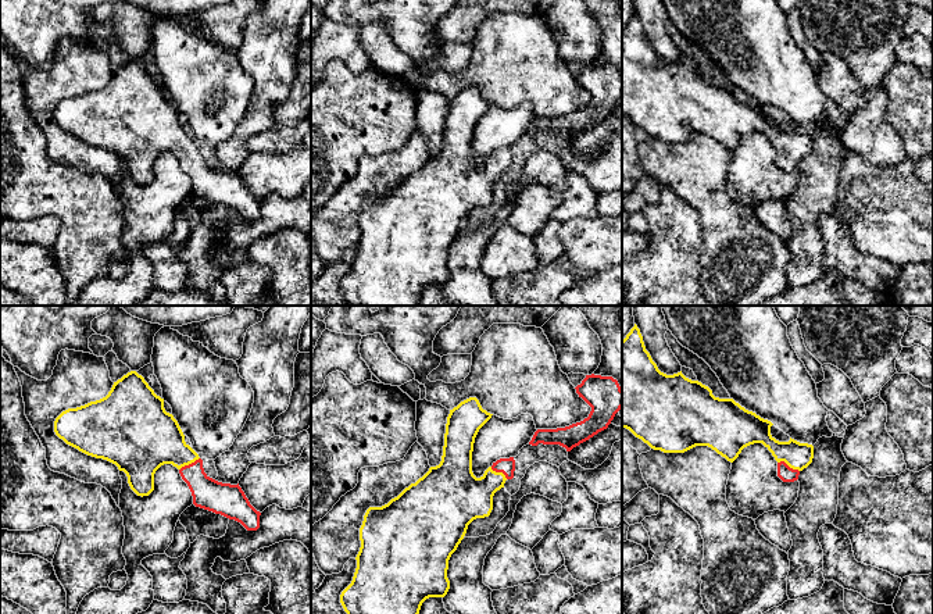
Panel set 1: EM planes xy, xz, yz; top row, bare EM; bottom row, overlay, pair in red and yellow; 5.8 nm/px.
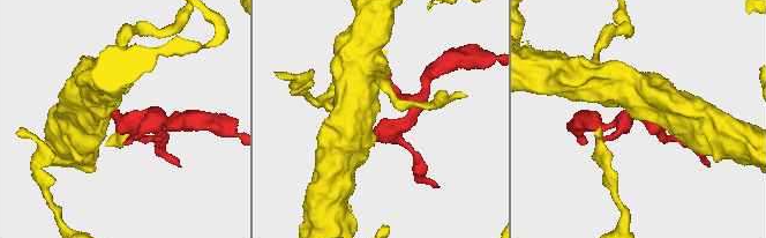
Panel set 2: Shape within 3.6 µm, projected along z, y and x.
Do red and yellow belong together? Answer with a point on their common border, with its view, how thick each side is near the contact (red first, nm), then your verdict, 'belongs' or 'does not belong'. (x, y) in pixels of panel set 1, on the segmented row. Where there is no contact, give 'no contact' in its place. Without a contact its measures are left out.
meets red in yz at (787, 466); 90 nm thick on the red side, 160 nm on the other; belongs

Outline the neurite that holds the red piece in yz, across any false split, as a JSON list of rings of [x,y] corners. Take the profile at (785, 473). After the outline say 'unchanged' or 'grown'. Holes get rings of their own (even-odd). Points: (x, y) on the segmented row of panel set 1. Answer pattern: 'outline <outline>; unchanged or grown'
outline [[[636,324],[622,340],[622,429],[629,429],[651,449],[664,453],[684,453],[696,446],[708,446],[733,463],[744,447],[762,443],[778,461],[778,476],[783,482],[794,482],[798,479],[800,472],[812,463],[814,446],[800,443],[791,438],[789,442],[779,442],[771,435],[772,425],[771,421],[746,410],[733,399],[715,397],[708,386],[686,378],[682,371],[673,375],[661,372],[646,350],[643,336]]]; grown

